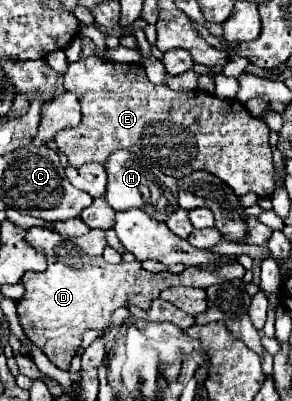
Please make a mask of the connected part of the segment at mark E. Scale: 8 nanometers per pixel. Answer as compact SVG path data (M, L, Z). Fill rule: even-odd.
M81 56L75 64L69 64L69 70L67 70L67 74L65 74L63 86L65 86L67 92L75 92L77 98L79 98L79 104L81 104L81 122L79 122L79 126L75 126L75 128L71 128L71 130L61 130L61 132L57 132L55 138L53 138L55 144L57 144L57 148L67 154L69 164L73 164L73 166L83 166L83 164L87 164L87 162L105 162L105 160L109 158L109 154L113 154L115 150L131 150L131 152L135 152L137 156L151 160L151 162L157 164L167 176L173 176L173 178L189 176L189 174L195 172L195 170L207 170L207 172L215 174L221 182L225 182L237 196L243 196L243 194L247 194L247 192L255 192L257 196L265 198L265 196L271 196L271 194L273 194L273 190L275 190L273 170L275 170L275 168L273 168L271 146L269 146L269 126L267 126L261 118L251 116L251 114L247 112L247 108L245 108L241 102L237 102L235 98L233 98L233 100L221 100L221 98L217 98L217 96L213 96L213 94L207 94L207 92L203 92L203 90L199 90L199 88L189 90L189 92L175 92L175 90L167 88L165 84L151 84L151 82L147 80L147 74L145 74L145 70L143 70L141 64L119 64L119 62L103 60L103 58L99 58L99 56Z

